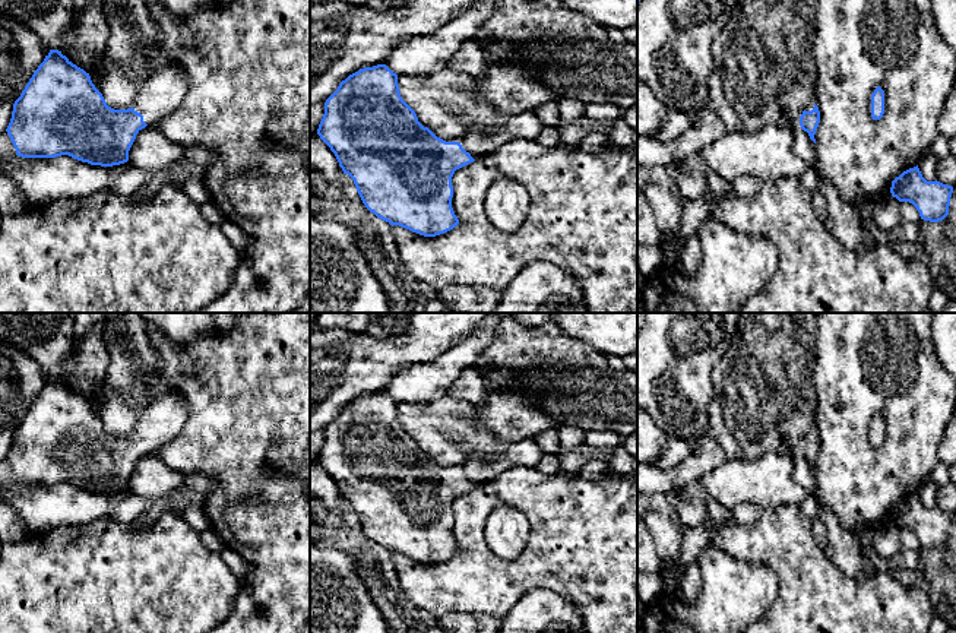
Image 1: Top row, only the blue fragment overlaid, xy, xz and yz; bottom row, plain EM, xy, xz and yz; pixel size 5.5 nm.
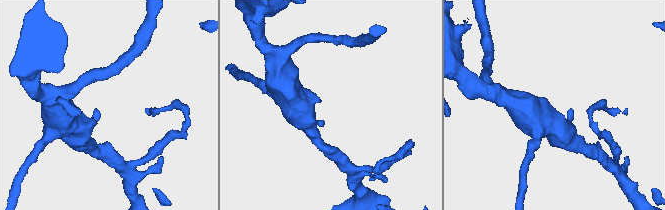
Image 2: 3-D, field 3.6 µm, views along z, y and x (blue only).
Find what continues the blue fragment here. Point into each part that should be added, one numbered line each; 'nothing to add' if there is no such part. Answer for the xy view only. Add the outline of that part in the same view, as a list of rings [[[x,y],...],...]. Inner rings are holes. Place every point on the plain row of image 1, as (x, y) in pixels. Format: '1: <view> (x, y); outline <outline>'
1: xy (164, 418); outline [[[165,393],[148,406],[133,436],[143,443],[146,452],[152,452],[153,449],[172,441],[178,436],[187,420],[187,414],[189,405],[181,395]]]

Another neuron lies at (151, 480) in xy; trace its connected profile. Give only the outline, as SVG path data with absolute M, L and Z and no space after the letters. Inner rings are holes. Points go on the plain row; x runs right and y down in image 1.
M142 456L129 478L129 488L139 497L158 501L168 491L181 487L184 475L152 456Z

